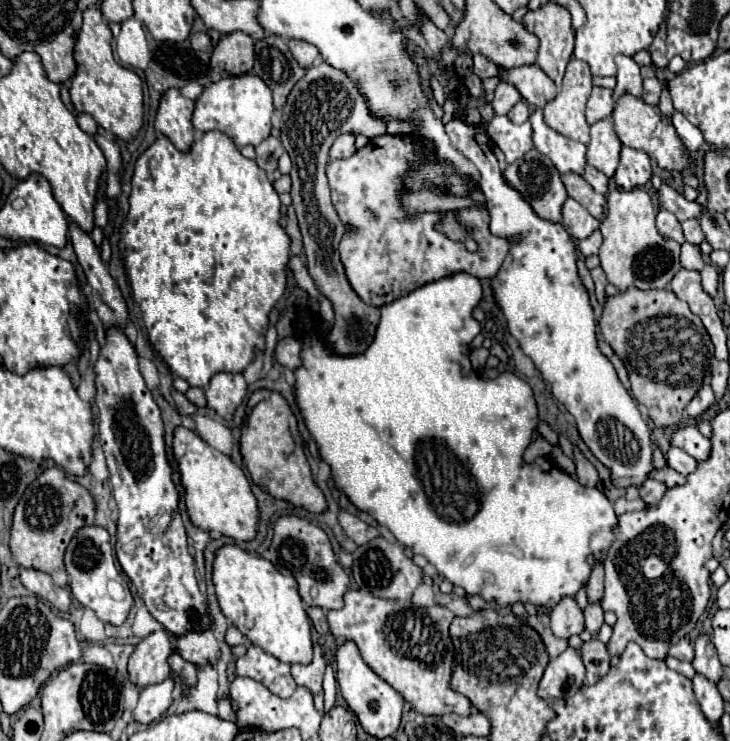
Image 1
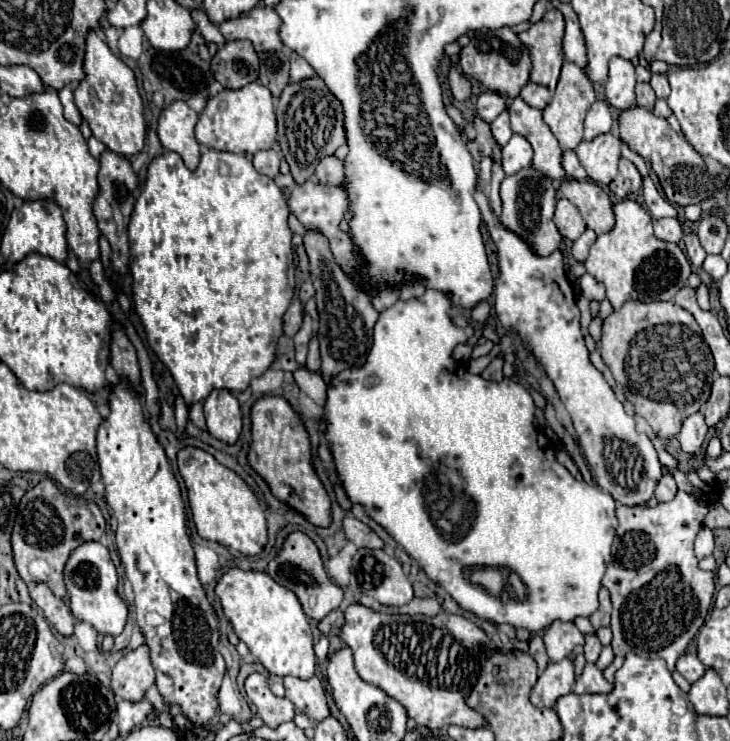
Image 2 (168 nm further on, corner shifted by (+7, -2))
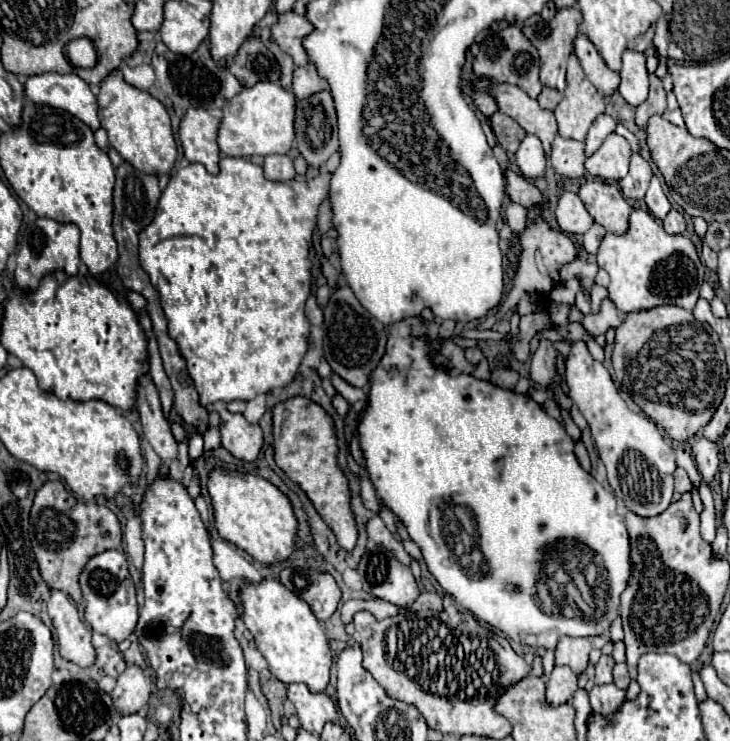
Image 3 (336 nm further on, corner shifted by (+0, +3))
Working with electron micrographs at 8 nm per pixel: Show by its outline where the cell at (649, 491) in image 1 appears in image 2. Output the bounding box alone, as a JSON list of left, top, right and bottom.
[656,474,678,502]

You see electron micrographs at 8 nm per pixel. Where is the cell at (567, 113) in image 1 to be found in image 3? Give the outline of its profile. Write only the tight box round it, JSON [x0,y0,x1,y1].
[555,55,605,141]

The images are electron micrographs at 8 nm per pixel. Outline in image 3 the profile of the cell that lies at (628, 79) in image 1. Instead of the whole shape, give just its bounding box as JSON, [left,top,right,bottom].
[619,51,649,105]

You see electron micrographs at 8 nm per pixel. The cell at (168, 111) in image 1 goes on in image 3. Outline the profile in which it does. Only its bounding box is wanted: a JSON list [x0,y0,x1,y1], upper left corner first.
[179,109,221,173]

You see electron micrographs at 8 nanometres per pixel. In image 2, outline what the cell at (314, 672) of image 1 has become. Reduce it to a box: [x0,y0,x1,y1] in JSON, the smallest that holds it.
[284,676,330,724]

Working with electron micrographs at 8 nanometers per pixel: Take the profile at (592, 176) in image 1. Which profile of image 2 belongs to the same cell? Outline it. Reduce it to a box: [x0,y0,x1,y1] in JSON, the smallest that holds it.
[562,150,586,180]

